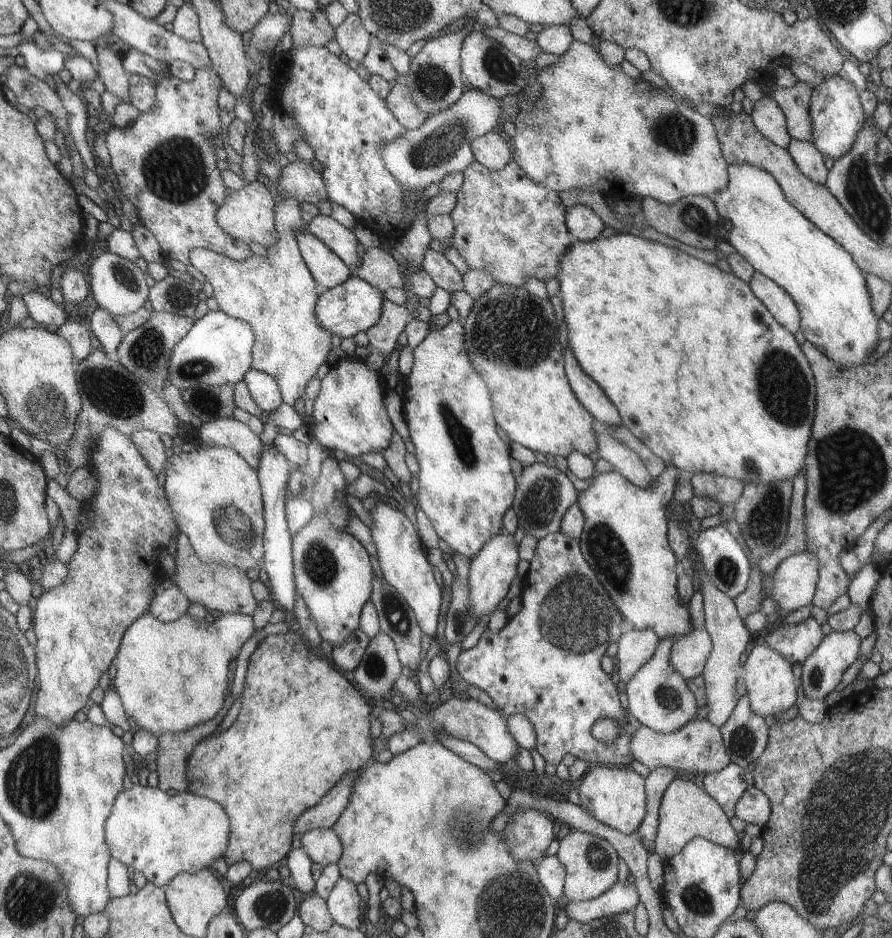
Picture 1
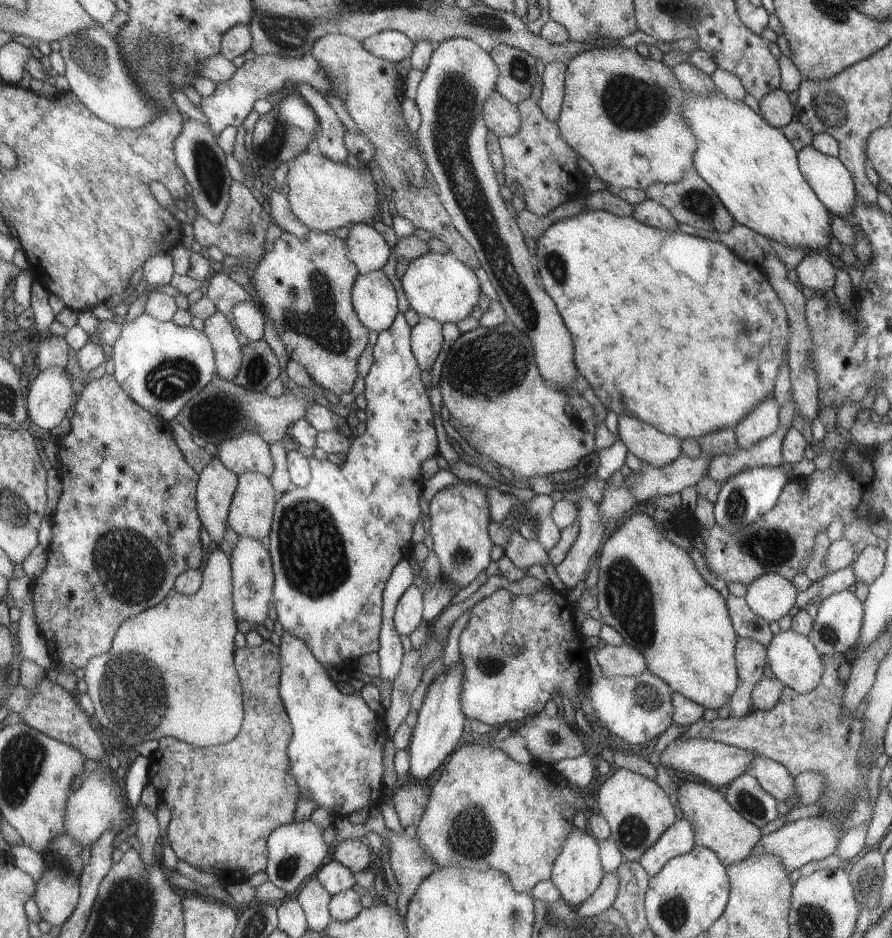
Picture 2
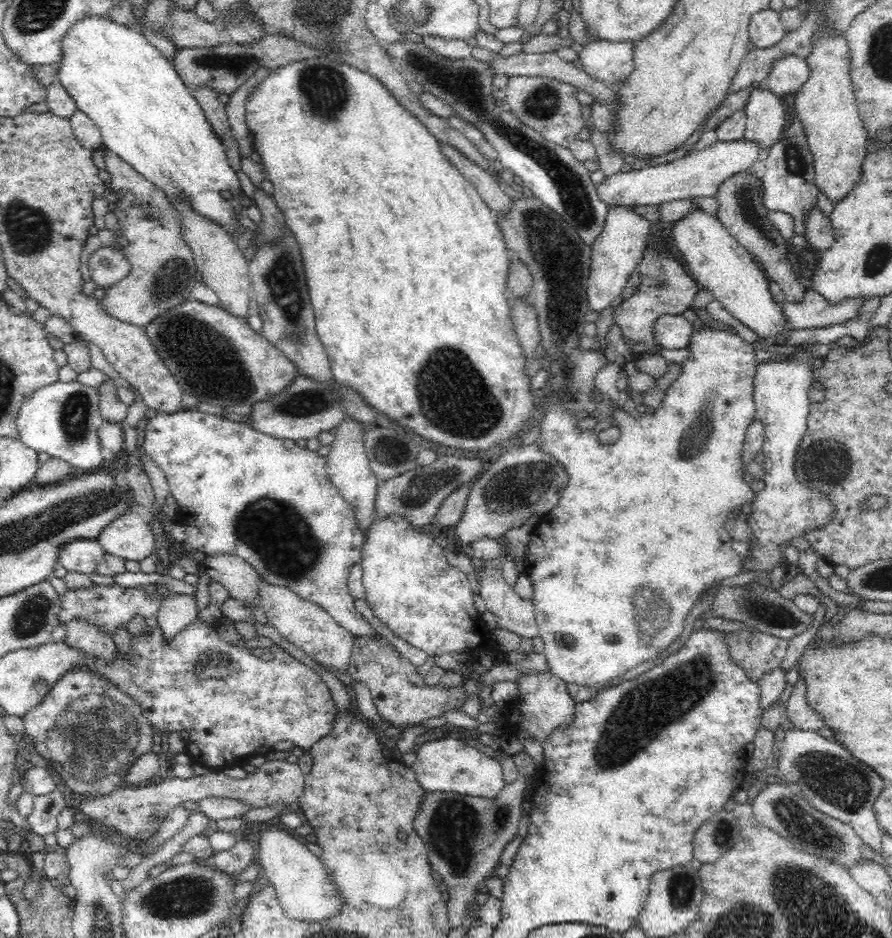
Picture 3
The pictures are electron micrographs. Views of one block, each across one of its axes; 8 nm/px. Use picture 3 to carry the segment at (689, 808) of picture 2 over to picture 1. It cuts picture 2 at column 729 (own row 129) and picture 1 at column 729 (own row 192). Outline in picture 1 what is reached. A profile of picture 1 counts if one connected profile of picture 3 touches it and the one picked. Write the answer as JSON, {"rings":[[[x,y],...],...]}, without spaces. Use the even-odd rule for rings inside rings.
{"rings":[[[674,777],[664,791],[659,806],[659,818],[654,850],[664,860],[678,855],[695,836],[704,837],[726,848],[741,847],[742,834],[734,831],[730,818],[719,801],[690,780]]]}

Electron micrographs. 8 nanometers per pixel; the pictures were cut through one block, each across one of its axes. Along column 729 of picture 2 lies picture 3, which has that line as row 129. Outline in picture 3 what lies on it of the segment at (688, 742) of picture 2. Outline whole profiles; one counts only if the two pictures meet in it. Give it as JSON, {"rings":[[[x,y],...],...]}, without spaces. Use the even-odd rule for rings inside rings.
{"rings":[[[755,89],[743,107],[746,111],[744,140],[758,146],[764,156],[782,137],[786,123],[784,106],[770,90]]]}

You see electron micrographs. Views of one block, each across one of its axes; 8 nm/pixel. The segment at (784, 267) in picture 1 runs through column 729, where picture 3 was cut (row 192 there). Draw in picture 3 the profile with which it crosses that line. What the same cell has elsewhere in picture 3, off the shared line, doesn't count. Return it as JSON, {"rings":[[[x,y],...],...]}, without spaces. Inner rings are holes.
{"rings":[[[90,15],[88,18],[80,19],[74,23],[73,26],[69,27],[64,38],[61,39],[61,58],[58,64],[55,65],[55,68],[57,81],[60,82],[64,90],[68,92],[68,95],[73,98],[77,108],[84,111],[84,114],[90,118],[93,125],[96,126],[97,129],[100,129],[103,145],[108,151],[120,156],[120,158],[132,166],[136,172],[139,172],[158,188],[166,191],[166,194],[172,195],[173,191],[182,191],[182,194],[190,199],[192,206],[195,207],[195,210],[199,211],[201,215],[212,219],[212,221],[219,222],[224,228],[232,230],[234,235],[238,235],[240,229],[243,227],[241,224],[234,225],[233,218],[236,218],[237,215],[230,201],[222,197],[222,192],[224,192],[224,190],[230,190],[233,198],[238,200],[244,193],[241,189],[238,177],[236,177],[236,172],[230,168],[228,161],[225,161],[224,146],[222,146],[218,138],[215,137],[208,121],[205,120],[205,115],[198,101],[192,96],[191,89],[186,88],[186,85],[182,83],[182,79],[178,77],[178,73],[176,73],[173,64],[146,40],[144,34],[142,34],[142,28],[136,27],[130,30],[130,28],[126,28],[126,26],[122,26],[122,24],[114,24],[113,20],[100,15]]]}

